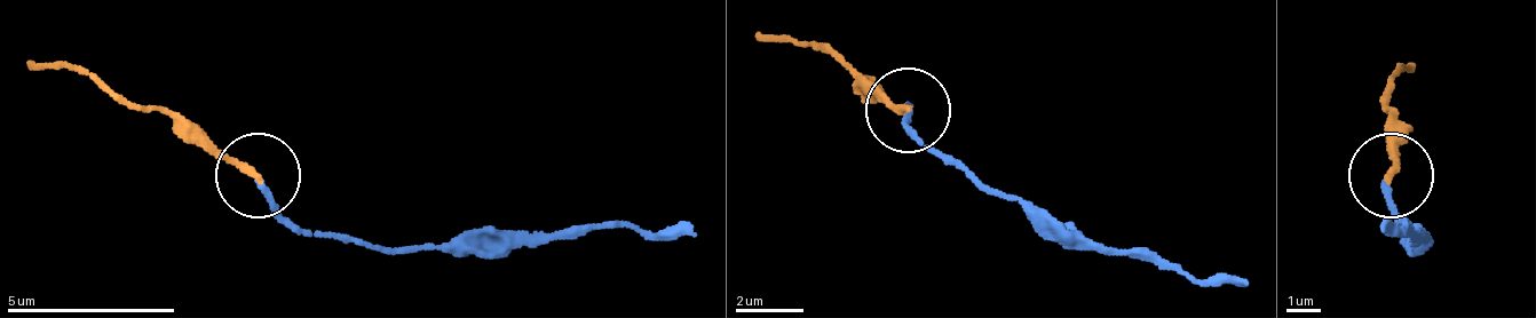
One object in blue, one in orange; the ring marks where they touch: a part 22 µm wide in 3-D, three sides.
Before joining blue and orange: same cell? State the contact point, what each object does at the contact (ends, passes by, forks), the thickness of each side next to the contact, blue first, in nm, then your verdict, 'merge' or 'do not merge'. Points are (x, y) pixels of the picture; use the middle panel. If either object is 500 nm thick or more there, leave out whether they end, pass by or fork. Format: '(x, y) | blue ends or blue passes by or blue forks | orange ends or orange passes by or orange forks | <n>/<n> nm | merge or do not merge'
(908, 110) | blue ends | orange ends | 190/240 nm | merge

